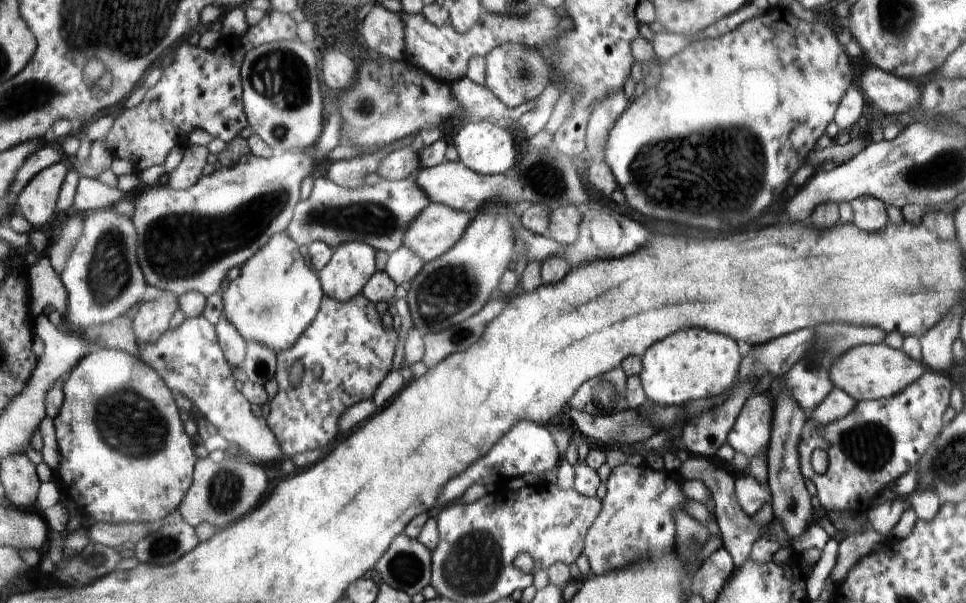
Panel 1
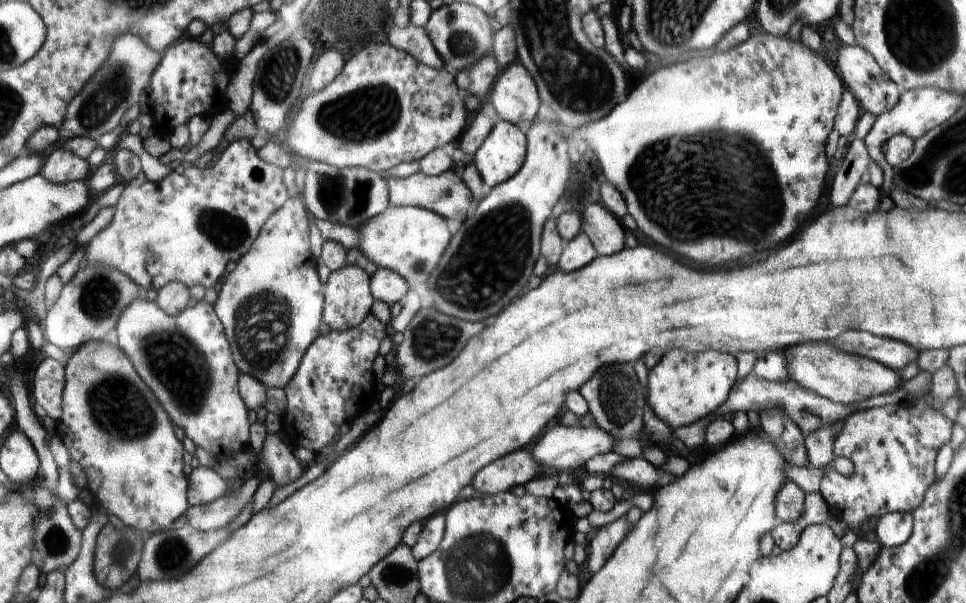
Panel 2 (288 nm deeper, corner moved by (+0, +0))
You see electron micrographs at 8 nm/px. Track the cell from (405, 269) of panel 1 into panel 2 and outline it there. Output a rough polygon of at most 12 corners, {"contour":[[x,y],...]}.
{"contour":[[377,268],[373,296],[397,304],[409,292],[409,282],[393,270]]}

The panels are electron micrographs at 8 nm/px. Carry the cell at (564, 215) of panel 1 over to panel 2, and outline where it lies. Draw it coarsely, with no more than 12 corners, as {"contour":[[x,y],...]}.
{"contour":[[585,204],[581,232],[597,254],[623,248],[627,230],[607,210]]}

